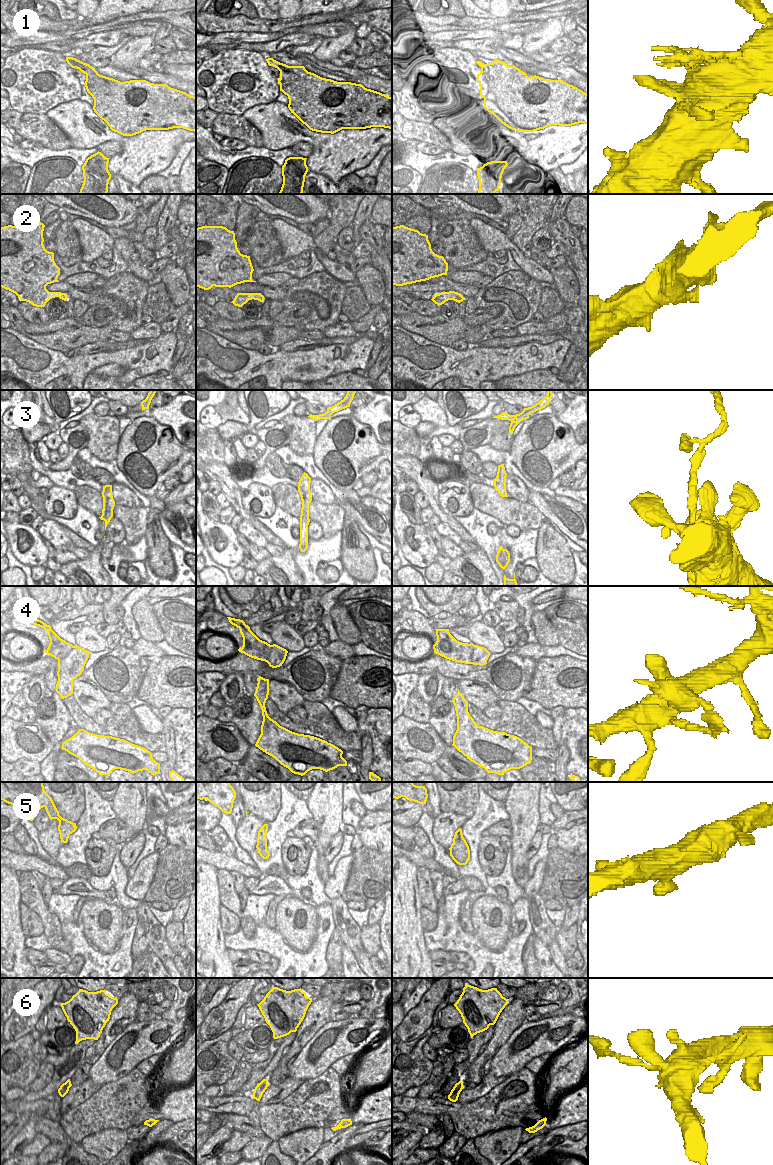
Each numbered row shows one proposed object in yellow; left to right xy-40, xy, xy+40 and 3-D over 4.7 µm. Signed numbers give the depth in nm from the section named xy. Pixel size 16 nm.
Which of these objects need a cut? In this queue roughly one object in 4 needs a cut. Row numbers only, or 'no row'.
3

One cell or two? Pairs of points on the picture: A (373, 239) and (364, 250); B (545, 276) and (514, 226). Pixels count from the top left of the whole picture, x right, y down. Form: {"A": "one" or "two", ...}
{"A": "two", "B": "two"}

